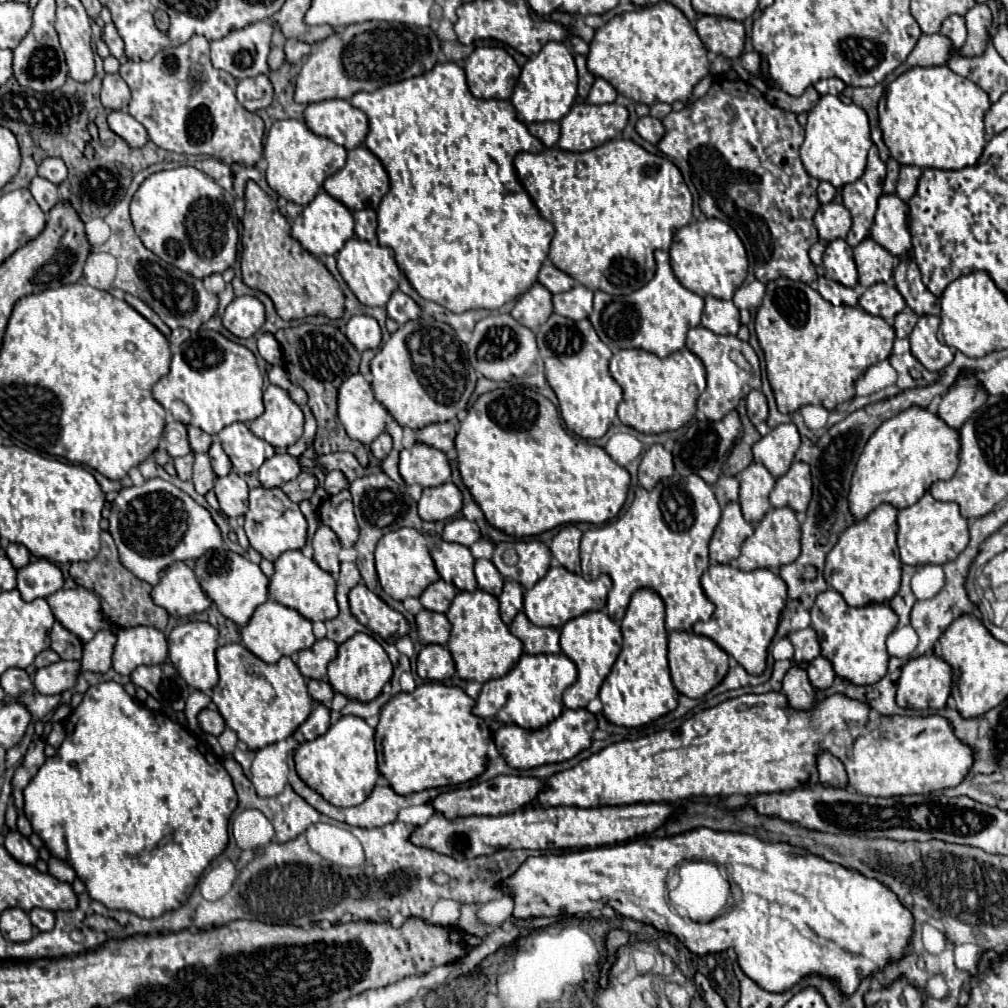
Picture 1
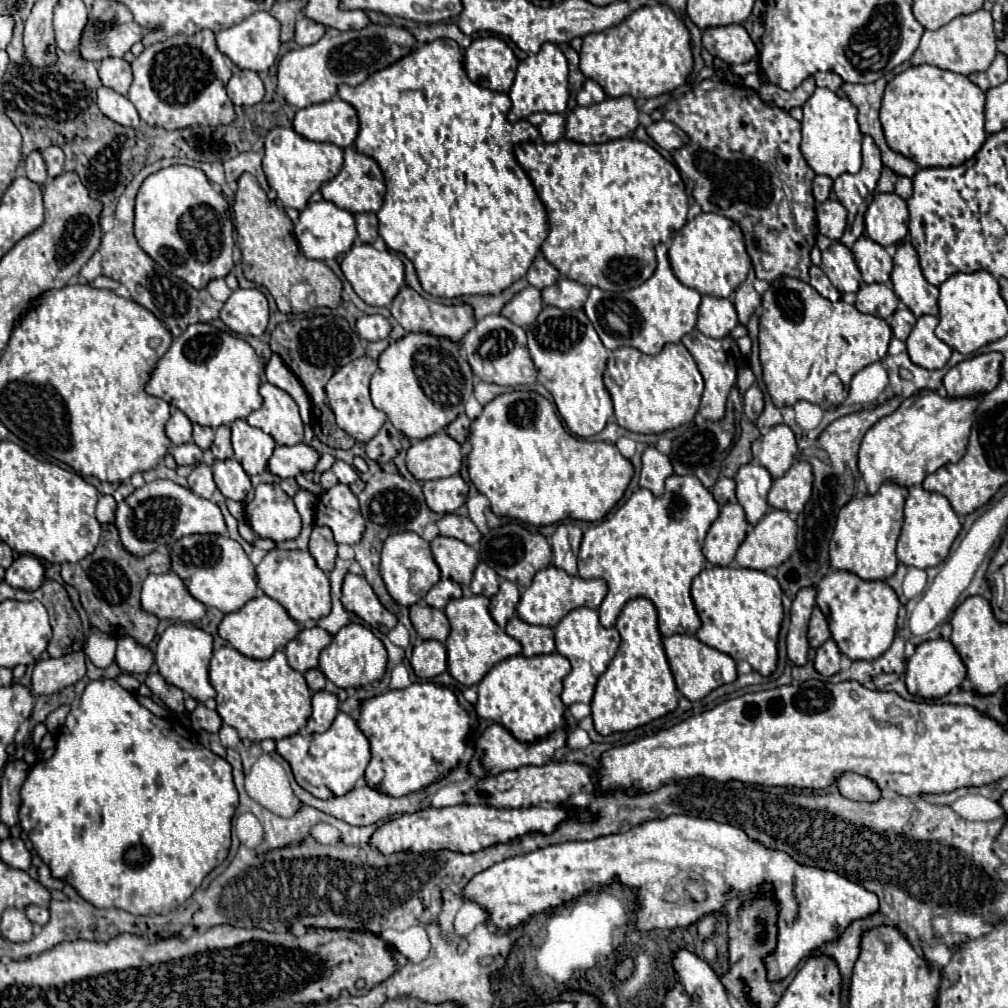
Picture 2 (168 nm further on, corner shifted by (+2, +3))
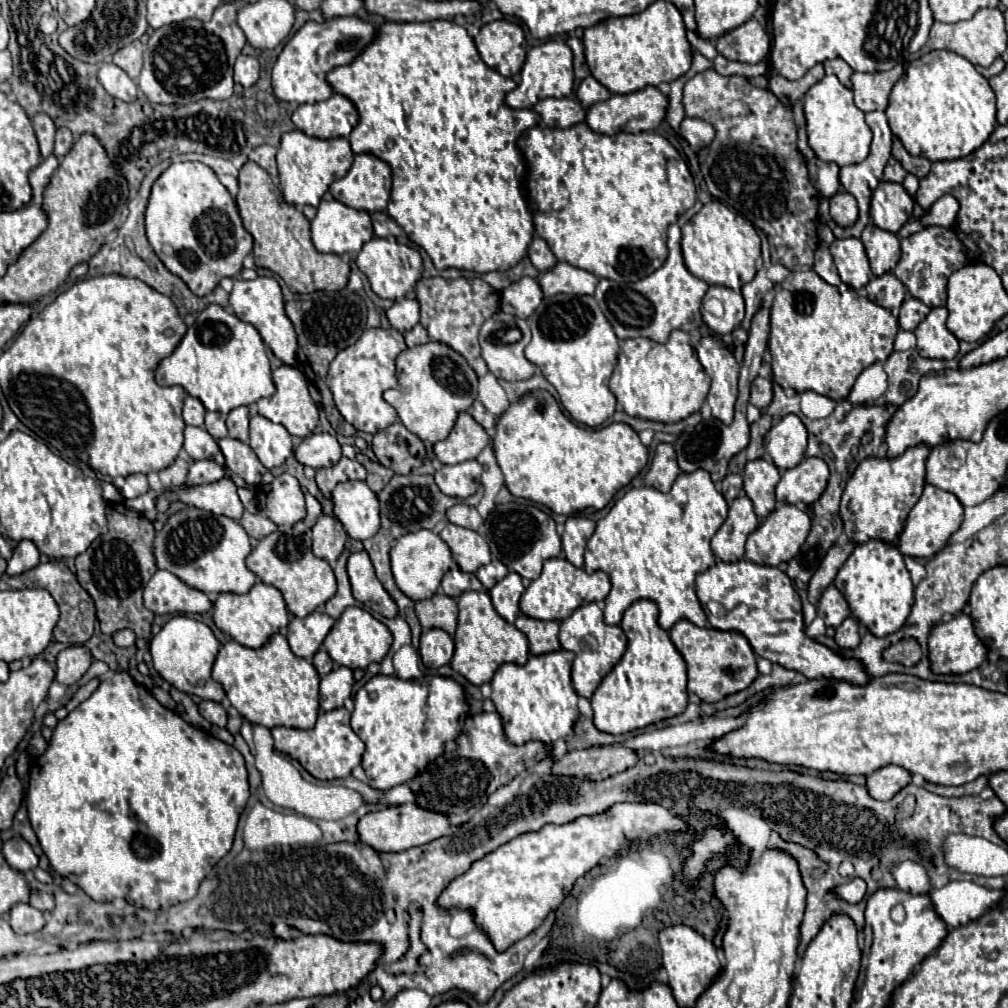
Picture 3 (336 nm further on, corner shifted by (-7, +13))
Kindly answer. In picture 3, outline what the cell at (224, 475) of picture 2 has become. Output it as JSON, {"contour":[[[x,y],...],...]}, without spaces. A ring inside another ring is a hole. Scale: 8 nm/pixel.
{"contour":[[[225,436],[219,440],[219,448],[225,454],[227,466],[233,472],[237,472],[245,482],[249,482],[249,484],[261,482],[261,476],[267,472],[267,468],[259,462],[257,454],[251,450],[249,444]]]}

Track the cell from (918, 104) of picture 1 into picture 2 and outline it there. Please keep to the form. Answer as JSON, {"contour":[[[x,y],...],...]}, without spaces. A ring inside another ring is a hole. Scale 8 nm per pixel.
{"contour":[[[920,64],[904,70],[902,74],[894,76],[882,98],[880,108],[880,122],[886,136],[888,146],[916,162],[920,168],[928,166],[960,166],[962,162],[970,160],[984,144],[986,130],[984,130],[984,92],[968,80],[964,74],[940,70],[930,64]]]}

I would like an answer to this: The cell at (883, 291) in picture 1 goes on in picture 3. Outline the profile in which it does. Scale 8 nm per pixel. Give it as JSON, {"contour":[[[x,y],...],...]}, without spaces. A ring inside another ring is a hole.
{"contour":[[[887,272],[883,276],[877,276],[873,278],[869,284],[867,284],[867,294],[869,294],[869,300],[887,308],[887,310],[897,310],[901,306],[901,302],[905,300],[905,286],[901,284],[901,280]]]}

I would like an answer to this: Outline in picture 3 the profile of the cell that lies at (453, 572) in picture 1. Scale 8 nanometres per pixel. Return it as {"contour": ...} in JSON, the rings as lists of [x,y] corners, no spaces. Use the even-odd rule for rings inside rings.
{"contour":[[[449,522],[439,536],[451,548],[453,560],[459,564],[461,570],[475,572],[479,566],[491,562],[489,544],[477,532]]]}

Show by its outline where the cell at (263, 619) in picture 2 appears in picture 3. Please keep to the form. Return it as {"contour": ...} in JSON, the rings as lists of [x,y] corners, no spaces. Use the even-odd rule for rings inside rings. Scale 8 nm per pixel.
{"contour":[[[257,582],[247,594],[233,594],[233,592],[219,594],[219,598],[213,602],[213,622],[223,634],[231,636],[241,646],[261,648],[271,634],[283,630],[289,624],[289,612],[277,588]]]}

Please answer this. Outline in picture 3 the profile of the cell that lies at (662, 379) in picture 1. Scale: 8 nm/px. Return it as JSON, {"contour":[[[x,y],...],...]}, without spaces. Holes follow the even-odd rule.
{"contour":[[[673,330],[667,344],[657,344],[647,338],[631,338],[621,342],[617,368],[609,380],[617,406],[629,416],[673,424],[701,410],[709,392],[711,379],[703,370],[697,352],[687,332]]]}

